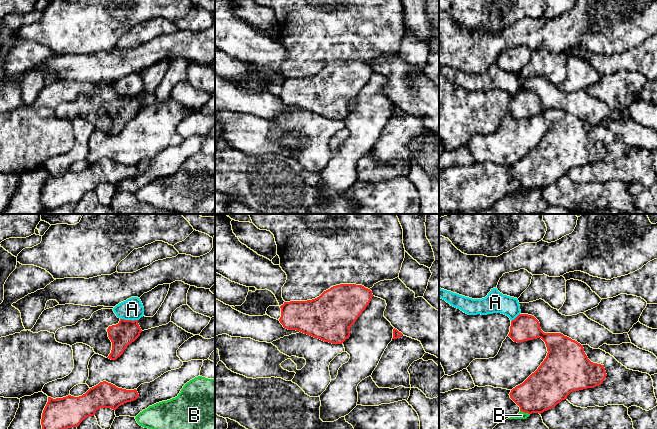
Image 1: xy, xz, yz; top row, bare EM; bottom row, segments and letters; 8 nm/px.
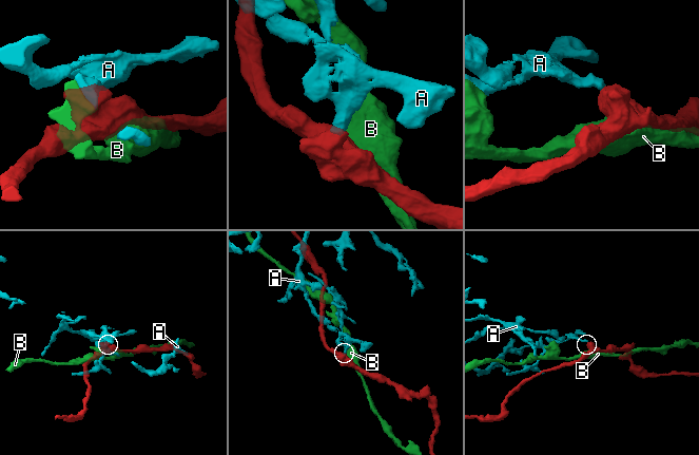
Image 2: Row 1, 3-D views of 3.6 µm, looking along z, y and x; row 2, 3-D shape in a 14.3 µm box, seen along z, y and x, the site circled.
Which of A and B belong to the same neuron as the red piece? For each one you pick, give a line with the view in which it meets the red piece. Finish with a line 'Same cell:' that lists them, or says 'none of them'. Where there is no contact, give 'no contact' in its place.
Same cell: none of them

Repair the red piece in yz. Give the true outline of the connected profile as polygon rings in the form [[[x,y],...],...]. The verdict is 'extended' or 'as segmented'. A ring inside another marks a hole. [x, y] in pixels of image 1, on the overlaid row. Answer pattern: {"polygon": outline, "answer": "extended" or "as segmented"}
{"polygon": [[[519,314],[511,321],[508,336],[517,343],[541,338],[547,347],[547,356],[538,369],[522,384],[513,388],[510,398],[528,414],[543,413],[555,407],[573,391],[594,388],[603,383],[607,374],[604,365],[591,362],[584,352],[583,345],[561,333],[544,333],[539,321],[532,315]]], "answer": "as segmented"}

